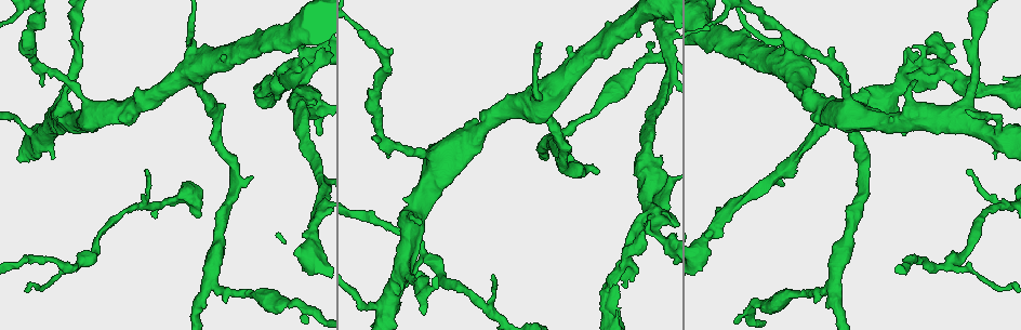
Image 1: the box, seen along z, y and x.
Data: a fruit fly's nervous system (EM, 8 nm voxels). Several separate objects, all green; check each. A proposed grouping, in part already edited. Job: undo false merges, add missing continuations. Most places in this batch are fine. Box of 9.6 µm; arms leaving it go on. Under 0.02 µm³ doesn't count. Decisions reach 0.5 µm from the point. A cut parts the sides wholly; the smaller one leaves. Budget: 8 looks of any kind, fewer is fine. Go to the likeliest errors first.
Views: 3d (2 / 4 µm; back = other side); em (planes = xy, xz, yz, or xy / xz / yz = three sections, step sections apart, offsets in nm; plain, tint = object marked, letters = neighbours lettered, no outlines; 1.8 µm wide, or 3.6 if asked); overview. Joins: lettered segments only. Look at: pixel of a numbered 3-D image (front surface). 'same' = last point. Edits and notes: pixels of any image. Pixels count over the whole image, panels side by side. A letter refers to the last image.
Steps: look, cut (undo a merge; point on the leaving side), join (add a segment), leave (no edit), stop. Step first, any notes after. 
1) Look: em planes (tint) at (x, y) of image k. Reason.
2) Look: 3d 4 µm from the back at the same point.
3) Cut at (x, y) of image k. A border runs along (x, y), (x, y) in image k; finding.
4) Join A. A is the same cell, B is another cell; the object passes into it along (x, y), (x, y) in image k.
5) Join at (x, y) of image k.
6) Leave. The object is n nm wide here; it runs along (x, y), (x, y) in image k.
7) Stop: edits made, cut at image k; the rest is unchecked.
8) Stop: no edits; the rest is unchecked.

Look: 3d 2 µm at (667, 244) of image 1.

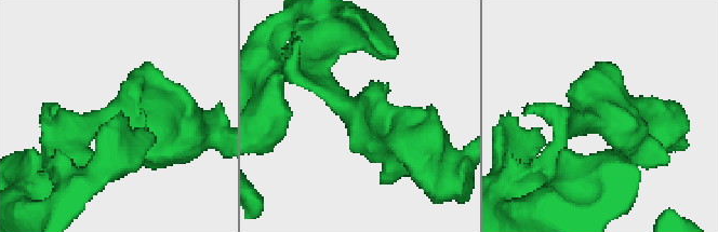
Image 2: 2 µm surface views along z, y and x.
Look: em 3.6 µm planes (letters) at (353, 115) of image 2.

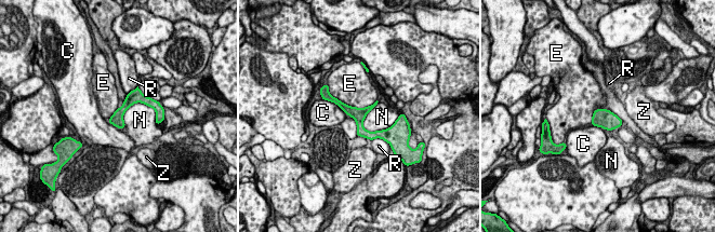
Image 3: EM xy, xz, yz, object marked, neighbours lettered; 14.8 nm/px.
Leave. The object is 190 nm wide here; C, E, N, R and Z are other cells; it runs along (344, 107), (367, 134), (385, 134) in image 3; all the same neuron.

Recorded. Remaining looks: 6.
Look: em planes (plain) at (626, 288) of image 1. Branch stops here.

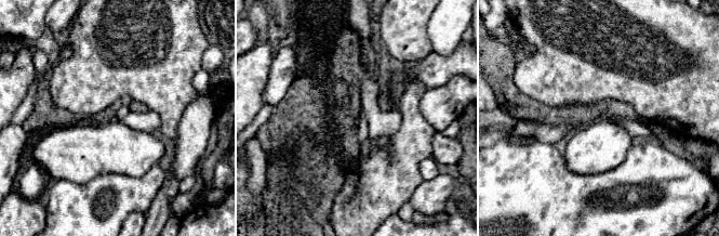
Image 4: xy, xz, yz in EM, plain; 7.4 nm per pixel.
Look: em planes (letters) at the same point. See the neighbours.

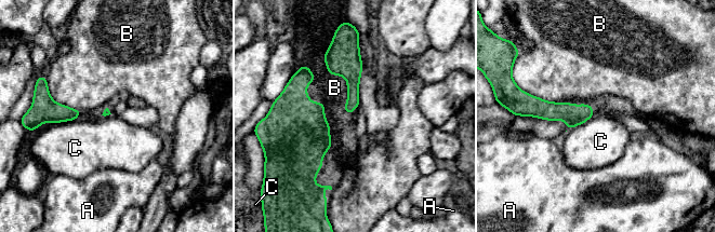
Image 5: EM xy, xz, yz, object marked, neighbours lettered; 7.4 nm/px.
Leave. The longest contact is with B, 360 nm; A, B and C are other cells; no lettered segment goes on from it.

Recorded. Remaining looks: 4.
Look: 3d 4 µm at (666, 186) of image 1. Sudden change in width.

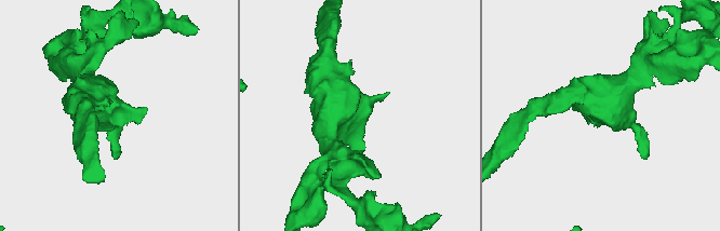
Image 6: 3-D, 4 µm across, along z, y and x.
Look: em 3.6 µm xy step 4 (tint) at (358, 113) of image 6.

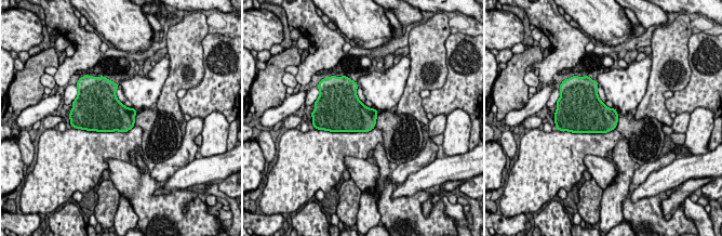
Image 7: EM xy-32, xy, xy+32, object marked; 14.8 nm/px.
Look: em 3.6 µm planes (letters) at the same point. Cut it another way.

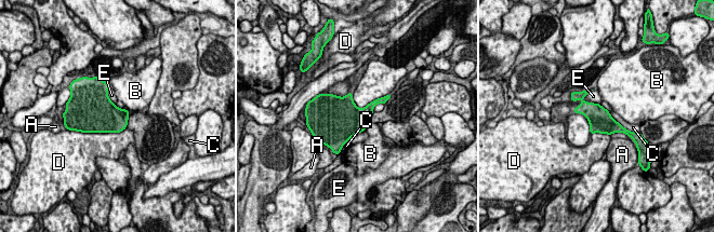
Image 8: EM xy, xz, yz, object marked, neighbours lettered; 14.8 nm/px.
Leave. A, B, C, D and E are other cells; a border runs along (365, 130), (356, 133), (340, 152) in image 8; all the same neuron.

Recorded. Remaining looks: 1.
Stop: no edits; the rest is unchecked.

